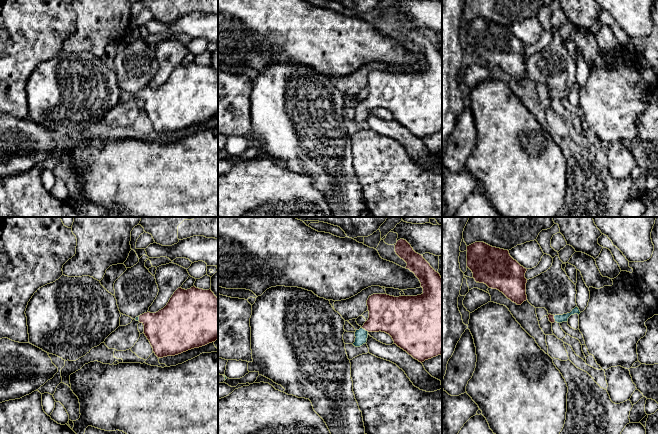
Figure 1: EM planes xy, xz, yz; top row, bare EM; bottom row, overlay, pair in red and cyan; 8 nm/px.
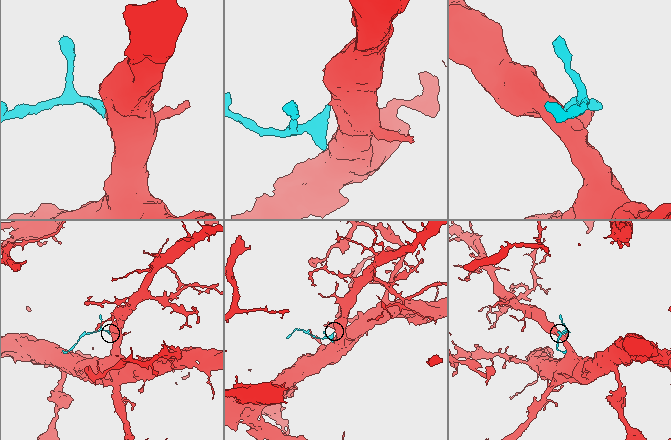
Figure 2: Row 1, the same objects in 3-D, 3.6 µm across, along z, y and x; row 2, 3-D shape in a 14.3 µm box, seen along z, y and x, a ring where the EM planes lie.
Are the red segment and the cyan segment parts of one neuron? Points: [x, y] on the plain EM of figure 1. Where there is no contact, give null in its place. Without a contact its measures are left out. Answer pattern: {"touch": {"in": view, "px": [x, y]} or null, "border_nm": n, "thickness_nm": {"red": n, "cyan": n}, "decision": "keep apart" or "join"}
{"touch": {"in": "xz", "px": [365, 105]}, "border_nm": 70, "thickness_nm": {"red": 300, "cyan": 100}, "decision": "join"}

